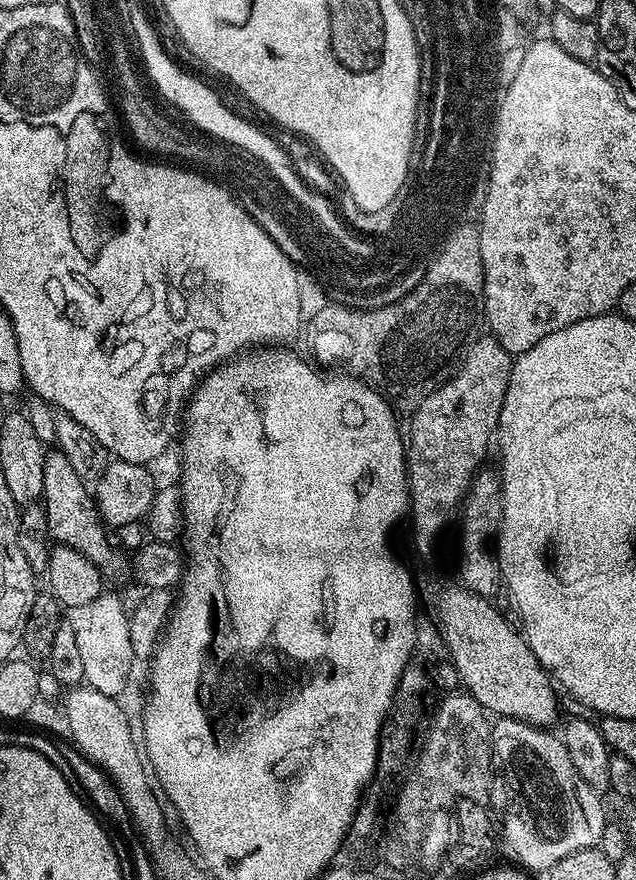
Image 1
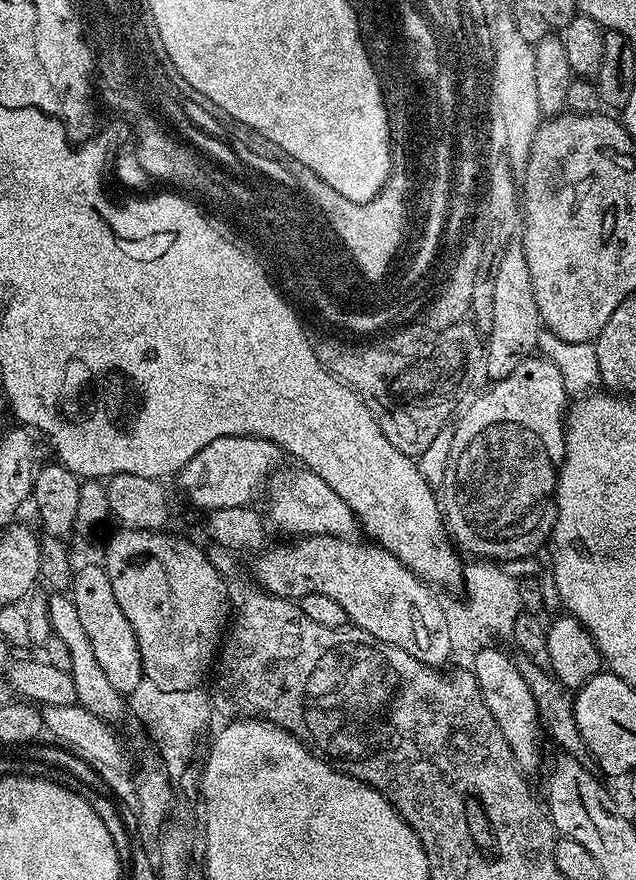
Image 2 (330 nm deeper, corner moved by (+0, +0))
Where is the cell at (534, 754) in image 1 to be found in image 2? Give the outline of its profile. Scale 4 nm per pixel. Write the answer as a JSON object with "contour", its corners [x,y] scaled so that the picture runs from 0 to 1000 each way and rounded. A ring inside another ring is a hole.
{"contour":[[[758,741],[755,745],[742,745],[739,755],[764,805],[783,820],[797,845],[805,852],[814,855],[814,859],[821,861],[832,877],[844,876],[849,868],[847,855],[852,843],[855,844],[855,831],[844,811],[840,791],[827,778],[827,773],[821,770],[821,766],[814,765],[810,751],[799,743]]]}

